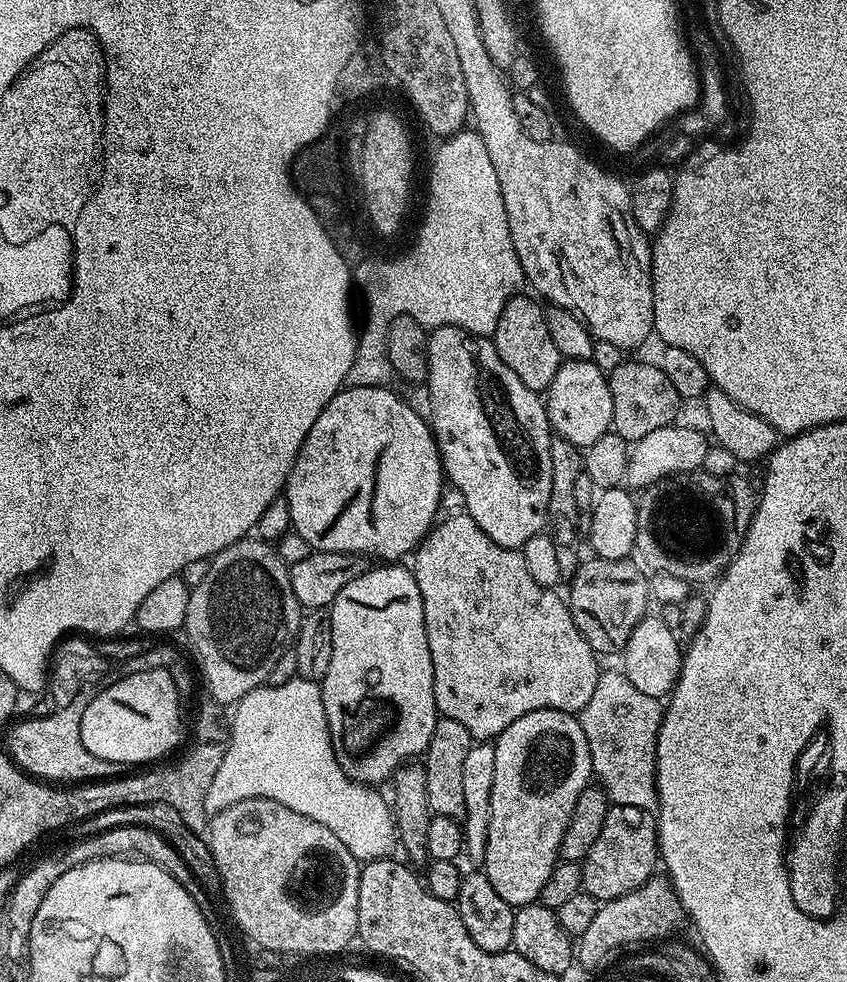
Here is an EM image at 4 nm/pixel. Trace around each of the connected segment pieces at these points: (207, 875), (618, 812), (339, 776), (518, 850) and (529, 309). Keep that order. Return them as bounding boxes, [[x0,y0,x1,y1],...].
[[62,804,224,897],[582,806,658,902],[205,678,398,860],[482,708,593,904],[490,294,562,394]]

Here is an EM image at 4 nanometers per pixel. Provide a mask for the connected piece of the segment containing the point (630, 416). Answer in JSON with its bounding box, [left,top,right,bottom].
[607,359,682,442]

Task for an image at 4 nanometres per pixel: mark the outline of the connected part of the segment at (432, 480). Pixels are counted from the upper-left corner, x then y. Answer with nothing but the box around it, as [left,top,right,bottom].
[283,384,446,562]

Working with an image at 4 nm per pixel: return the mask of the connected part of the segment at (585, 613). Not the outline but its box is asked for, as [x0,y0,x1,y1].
[566,558,650,654]

